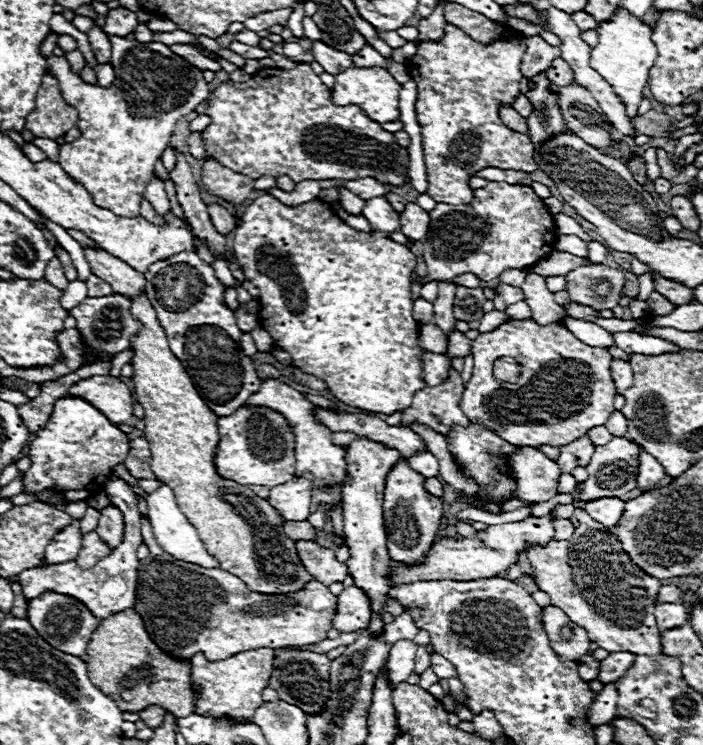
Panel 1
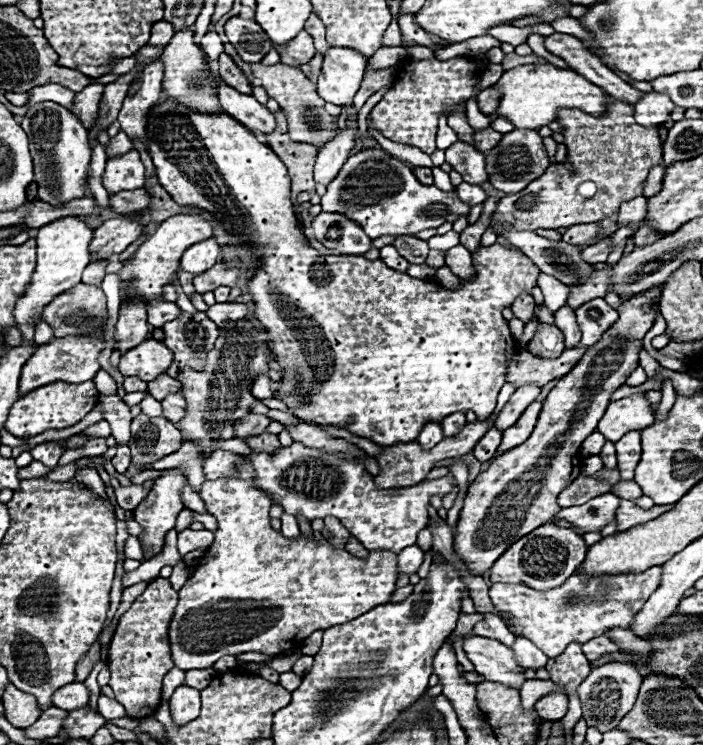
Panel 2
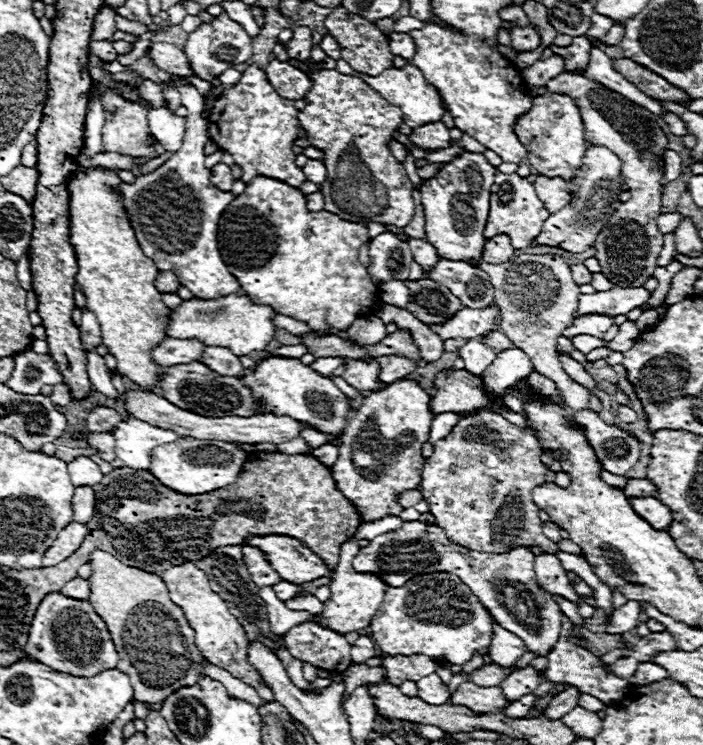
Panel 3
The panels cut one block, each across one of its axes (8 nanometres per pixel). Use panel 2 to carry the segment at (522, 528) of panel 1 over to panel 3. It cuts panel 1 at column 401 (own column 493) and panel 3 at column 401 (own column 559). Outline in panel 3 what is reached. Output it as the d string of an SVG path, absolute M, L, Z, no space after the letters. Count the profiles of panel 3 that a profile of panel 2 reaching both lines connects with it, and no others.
M416 520L404 522L402 528L376 536L366 548L360 548L352 566L362 574L380 574L380 578L384 578L392 588L402 586L416 574L448 570L480 598L502 628L522 638L528 650L536 650L540 656L546 656L560 638L562 610L554 596L540 588L534 572L534 558L536 554L524 546L504 554L464 550L464 546L456 546L448 540L440 526L428 526Z

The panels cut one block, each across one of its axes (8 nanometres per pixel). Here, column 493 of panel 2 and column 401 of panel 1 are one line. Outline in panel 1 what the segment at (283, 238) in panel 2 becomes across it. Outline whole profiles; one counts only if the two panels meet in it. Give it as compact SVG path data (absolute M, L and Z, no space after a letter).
M264 194L244 210L242 224L236 228L236 238L234 238L232 250L234 250L234 258L240 266L240 270L244 272L246 280L250 280L260 290L258 292L258 296L260 296L258 318L260 318L260 326L274 338L274 346L286 350L292 356L294 366L304 368L304 372L308 372L312 376L324 378L324 382L328 382L328 386L330 386L330 392L338 400L346 402L348 406L362 408L368 412L394 414L394 412L406 410L410 406L414 394L426 386L424 378L422 378L422 374L424 374L424 370L422 370L424 348L418 344L418 330L420 328L412 316L412 292L410 292L410 274L416 268L416 258L406 246L402 246L390 238L378 236L378 234L366 234L366 232L354 230L342 218L336 216L336 212L330 204L326 204L322 200L312 200L312 202L306 202L300 206L286 206L280 200L276 200L274 196Z

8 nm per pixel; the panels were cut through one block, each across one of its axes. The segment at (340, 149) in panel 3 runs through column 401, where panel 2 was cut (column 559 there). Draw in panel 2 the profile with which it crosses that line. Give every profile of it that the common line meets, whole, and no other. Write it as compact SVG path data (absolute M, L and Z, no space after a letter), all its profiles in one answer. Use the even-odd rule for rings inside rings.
M614 96L606 98L606 110L608 112L602 116L592 116L582 110L558 110L556 120L564 128L562 134L568 148L566 162L550 164L546 172L522 192L504 196L490 222L506 222L522 230L568 228L616 216L622 202L642 196L642 184L648 178L650 168L662 164L658 128L640 126L634 120L634 106ZM586 180L592 180L598 186L598 192L592 198L582 198L578 194L580 182Z

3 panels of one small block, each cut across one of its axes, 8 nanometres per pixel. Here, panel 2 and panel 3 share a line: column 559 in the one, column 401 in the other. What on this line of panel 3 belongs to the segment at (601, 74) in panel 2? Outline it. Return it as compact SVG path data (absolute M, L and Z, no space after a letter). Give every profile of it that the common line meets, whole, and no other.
M392 32L392 34L388 34L388 40L390 40L390 50L392 50L394 56L402 56L406 60L410 60L414 56L416 46L414 46L414 40L408 34Z

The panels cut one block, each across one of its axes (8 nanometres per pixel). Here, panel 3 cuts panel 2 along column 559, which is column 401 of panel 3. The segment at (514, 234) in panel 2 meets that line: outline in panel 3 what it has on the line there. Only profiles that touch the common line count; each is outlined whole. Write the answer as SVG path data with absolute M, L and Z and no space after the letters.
M384 232L376 238L372 238L368 250L370 250L370 258L372 258L368 272L372 274L372 278L378 284L382 284L386 280L406 280L408 278L414 256L412 256L410 246L402 240L398 240L396 234Z

